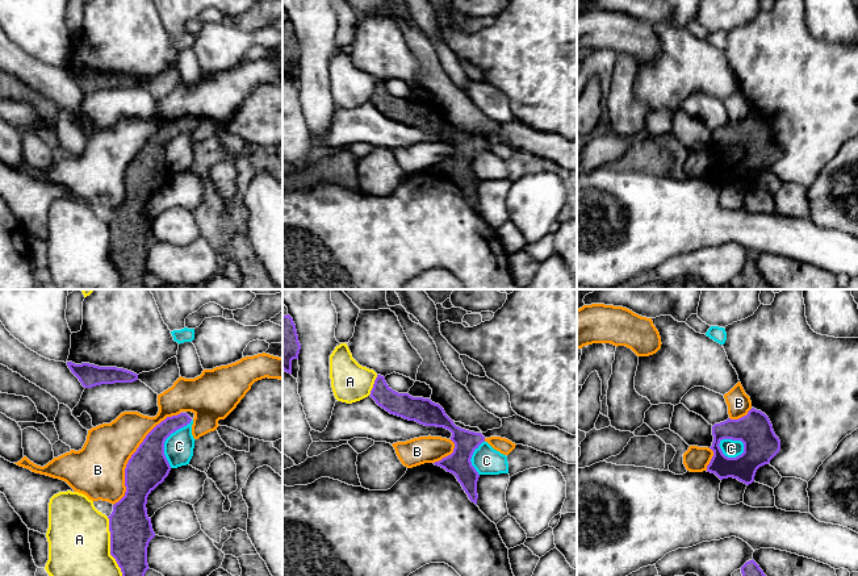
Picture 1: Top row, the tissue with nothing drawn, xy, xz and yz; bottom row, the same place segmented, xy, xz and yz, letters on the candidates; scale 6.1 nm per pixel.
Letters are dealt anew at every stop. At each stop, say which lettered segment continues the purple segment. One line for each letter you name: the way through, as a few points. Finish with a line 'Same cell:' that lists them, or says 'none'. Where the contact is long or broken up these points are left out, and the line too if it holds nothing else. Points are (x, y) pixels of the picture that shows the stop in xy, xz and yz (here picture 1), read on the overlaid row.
Same cell: none

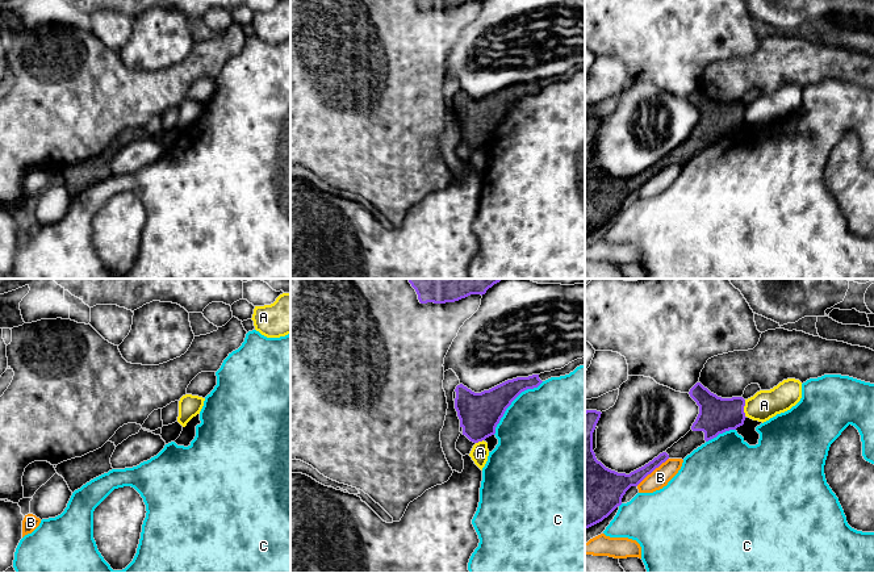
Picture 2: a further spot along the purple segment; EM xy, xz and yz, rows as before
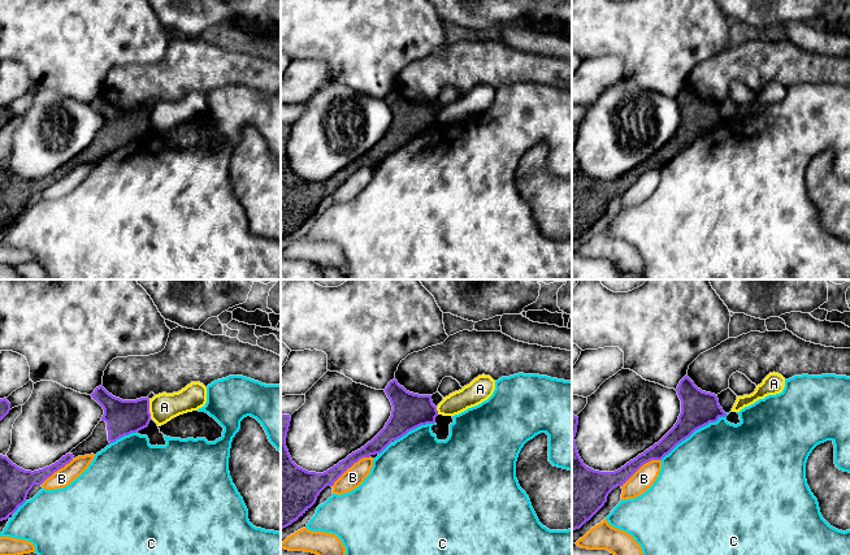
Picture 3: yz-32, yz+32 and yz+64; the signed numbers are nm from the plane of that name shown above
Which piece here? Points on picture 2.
Same cell: none

